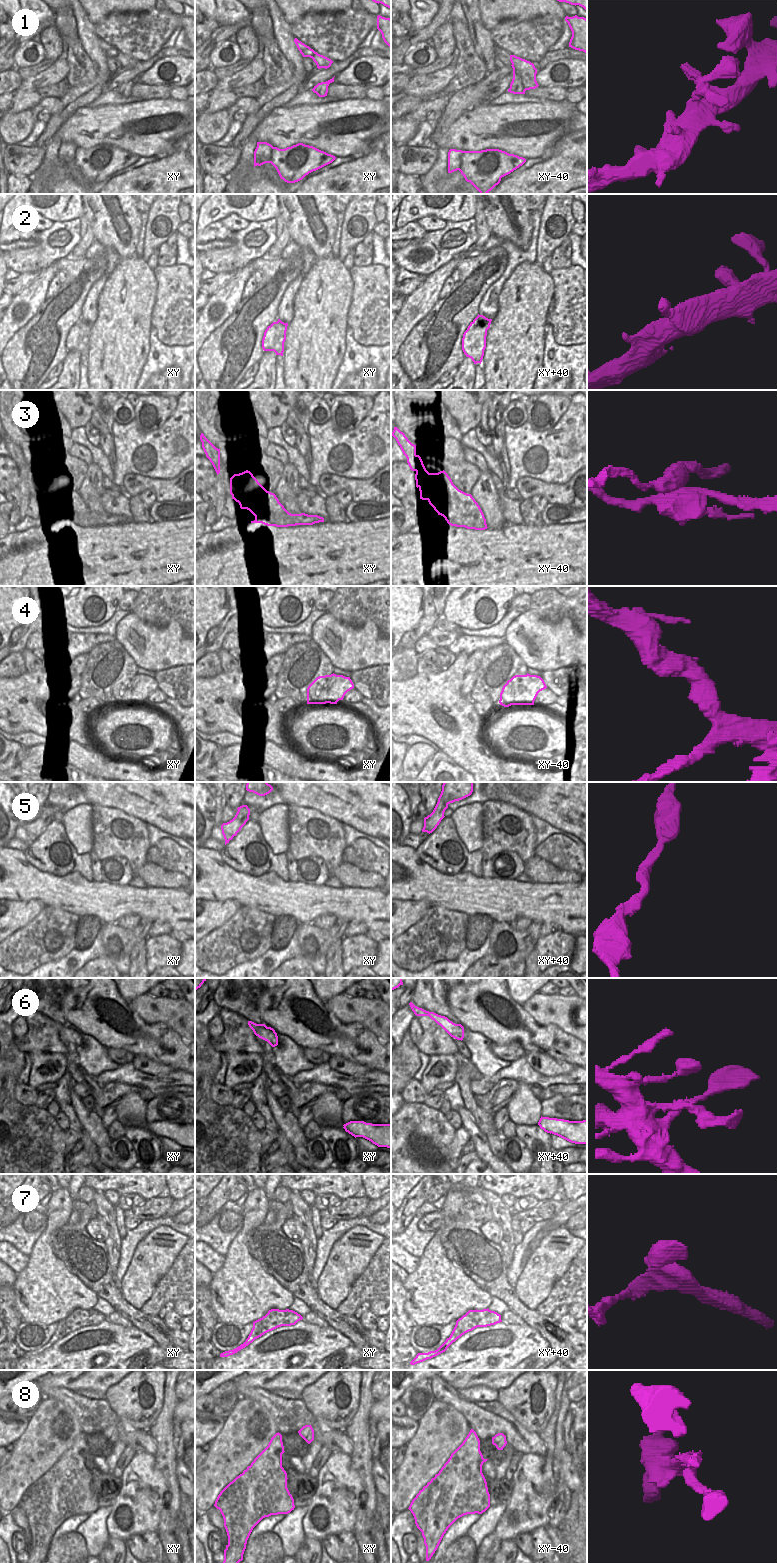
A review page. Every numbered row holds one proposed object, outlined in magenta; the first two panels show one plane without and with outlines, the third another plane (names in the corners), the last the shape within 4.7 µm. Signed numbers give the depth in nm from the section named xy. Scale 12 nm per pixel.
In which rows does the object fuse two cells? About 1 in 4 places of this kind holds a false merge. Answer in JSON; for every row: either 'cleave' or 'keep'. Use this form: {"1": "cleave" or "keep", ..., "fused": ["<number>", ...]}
{"1": "keep", "2": "keep", "3": "cleave", "4": "keep", "5": "keep", "6": "keep", "7": "keep", "8": "cleave", "fused": ["3", "8"]}

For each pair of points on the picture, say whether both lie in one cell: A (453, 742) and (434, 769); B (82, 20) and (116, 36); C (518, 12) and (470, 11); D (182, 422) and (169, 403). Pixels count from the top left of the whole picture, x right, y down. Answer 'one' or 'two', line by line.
A: two
B: two
C: two
D: two

